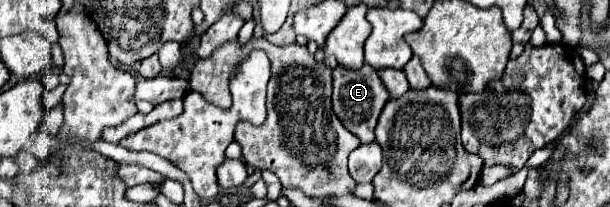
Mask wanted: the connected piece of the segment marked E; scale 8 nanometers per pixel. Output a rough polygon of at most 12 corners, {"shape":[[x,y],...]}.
{"shape":[[373,66],[333,70],[333,112],[375,140],[389,92]]}

